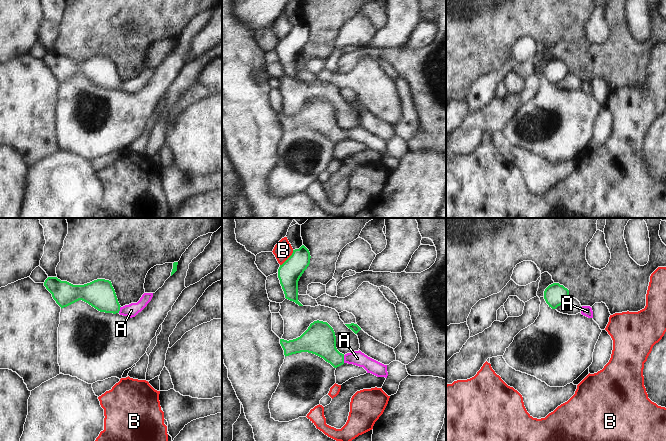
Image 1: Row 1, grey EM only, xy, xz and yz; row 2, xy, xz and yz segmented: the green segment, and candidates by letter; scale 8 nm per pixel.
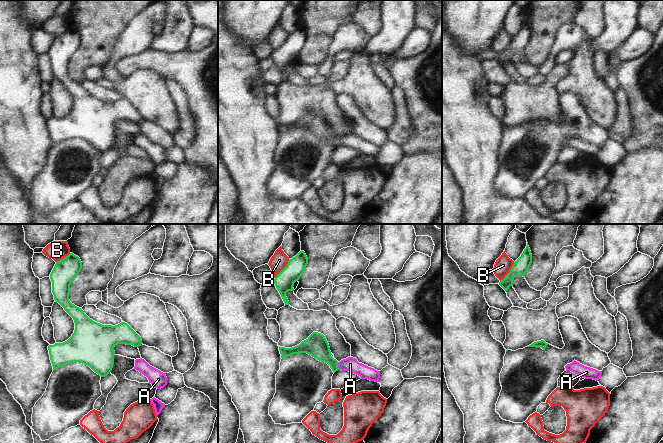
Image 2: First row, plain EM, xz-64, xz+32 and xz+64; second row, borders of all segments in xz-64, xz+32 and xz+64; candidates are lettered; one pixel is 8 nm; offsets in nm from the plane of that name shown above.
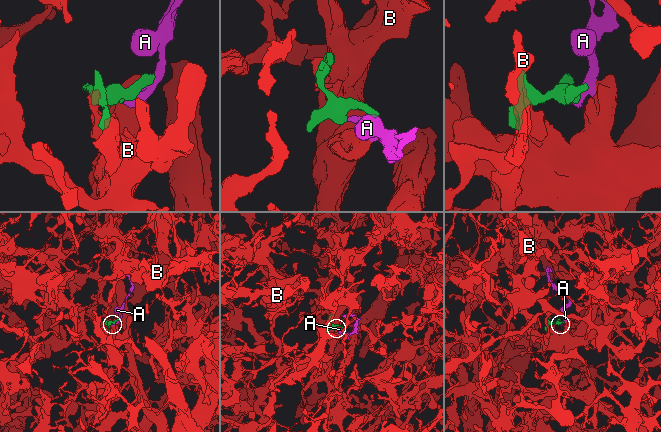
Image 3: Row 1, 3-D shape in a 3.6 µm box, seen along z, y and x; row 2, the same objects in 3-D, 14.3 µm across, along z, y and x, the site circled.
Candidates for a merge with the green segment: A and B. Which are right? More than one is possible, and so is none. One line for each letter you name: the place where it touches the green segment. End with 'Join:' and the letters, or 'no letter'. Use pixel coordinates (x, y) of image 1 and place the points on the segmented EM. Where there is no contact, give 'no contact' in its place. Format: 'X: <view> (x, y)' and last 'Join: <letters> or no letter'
A: xz (343, 359)
Join: A

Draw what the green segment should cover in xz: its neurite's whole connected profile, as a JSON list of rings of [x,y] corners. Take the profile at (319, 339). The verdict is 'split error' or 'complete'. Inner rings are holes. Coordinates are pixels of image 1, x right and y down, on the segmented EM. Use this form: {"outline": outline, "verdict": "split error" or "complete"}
{"outline": [[[314,321],[300,337],[289,341],[280,339],[280,344],[285,357],[308,352],[323,358],[334,368],[348,363],[363,367],[367,373],[377,377],[387,378],[388,376],[387,365],[368,357],[360,350],[345,355],[340,353],[336,348],[335,332],[327,322]]], "verdict": "split error"}

